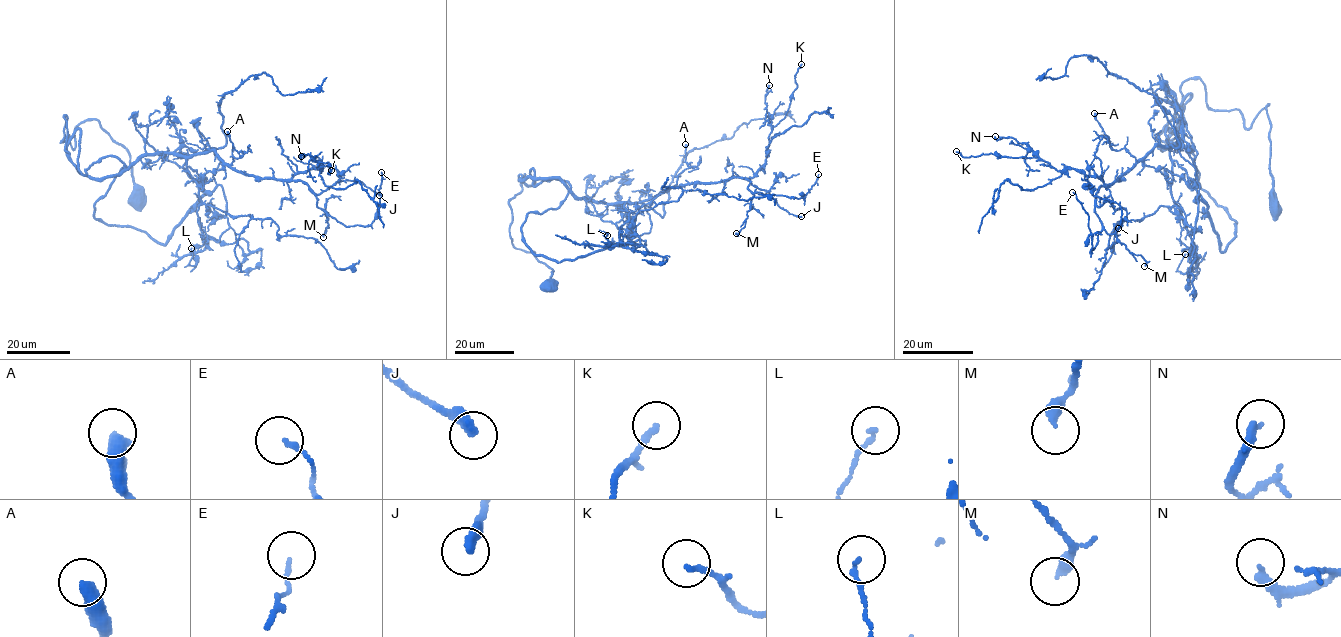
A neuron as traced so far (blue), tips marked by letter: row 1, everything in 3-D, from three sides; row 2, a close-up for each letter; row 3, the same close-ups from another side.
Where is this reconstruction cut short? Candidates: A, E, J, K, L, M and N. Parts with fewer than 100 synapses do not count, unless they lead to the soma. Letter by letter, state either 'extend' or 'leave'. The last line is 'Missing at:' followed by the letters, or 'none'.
A: leave
E: leave
J: leave
K: leave
L: leave
M: leave
N: leave
Missing at: none

